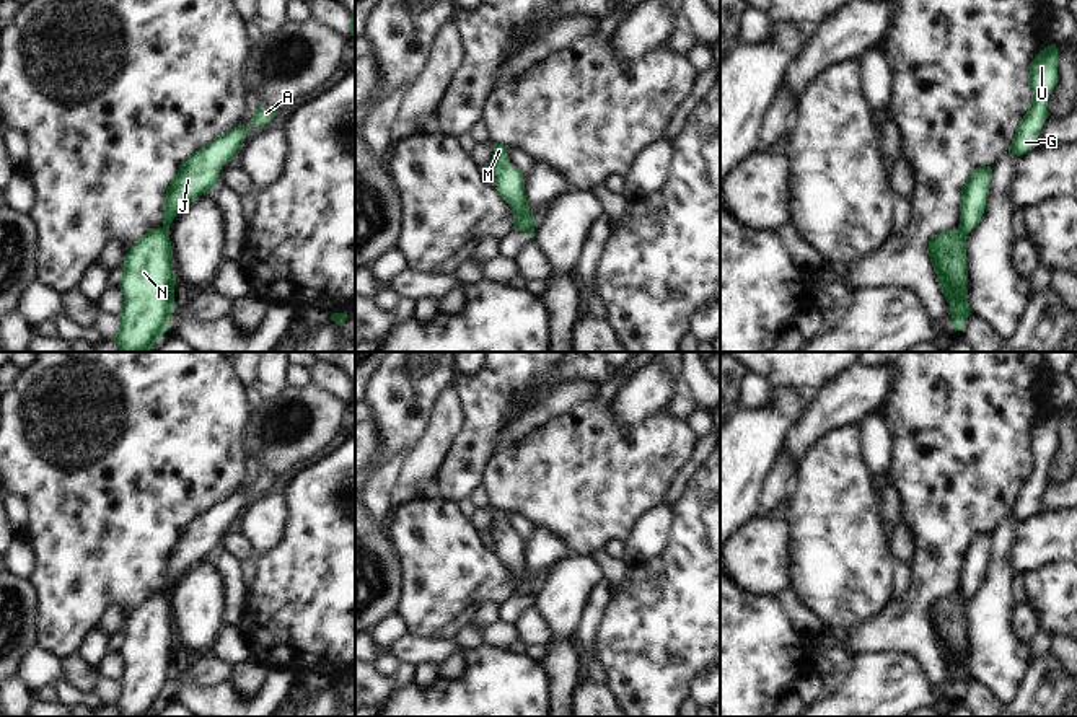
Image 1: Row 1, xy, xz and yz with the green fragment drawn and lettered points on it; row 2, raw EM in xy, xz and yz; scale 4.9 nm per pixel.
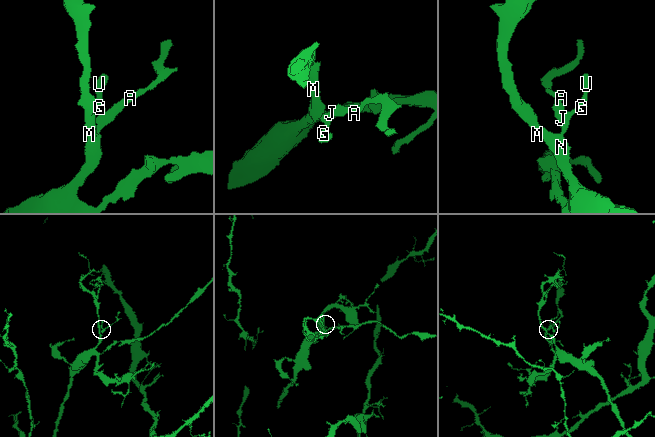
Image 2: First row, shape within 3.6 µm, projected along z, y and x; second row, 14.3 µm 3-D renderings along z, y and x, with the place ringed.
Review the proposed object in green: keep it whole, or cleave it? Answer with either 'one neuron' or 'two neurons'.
two neurons

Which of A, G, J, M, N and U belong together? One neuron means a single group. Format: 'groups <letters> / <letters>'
groups A G J U / M N

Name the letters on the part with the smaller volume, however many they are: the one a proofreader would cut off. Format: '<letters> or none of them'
A, G, J, U.

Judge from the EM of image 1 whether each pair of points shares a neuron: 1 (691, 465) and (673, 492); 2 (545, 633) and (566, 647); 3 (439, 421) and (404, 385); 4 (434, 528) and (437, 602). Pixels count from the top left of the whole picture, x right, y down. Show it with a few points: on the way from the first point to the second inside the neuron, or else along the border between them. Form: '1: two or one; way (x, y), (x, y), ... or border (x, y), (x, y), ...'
1: one; way (685, 471), (675, 486)
2: two; border (551, 639), (546, 644)
3: two; border (448, 385), (434, 400), (427, 422), (411, 445)
4: one; way (437, 546), (437, 584)

